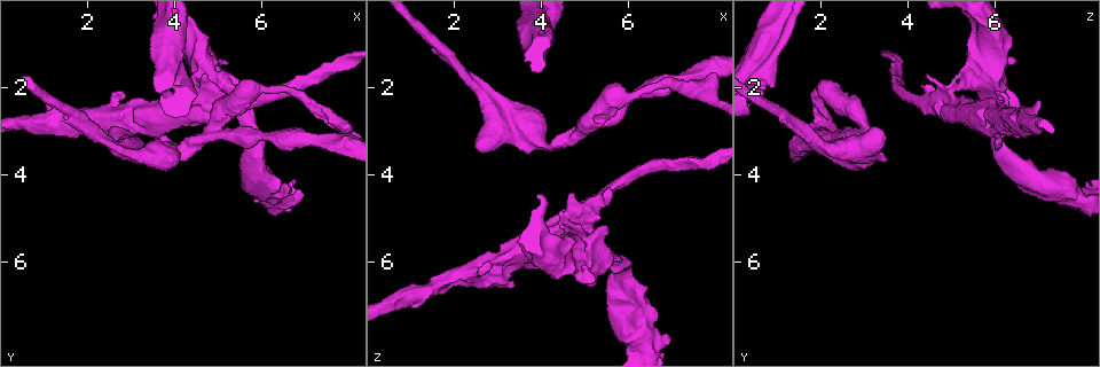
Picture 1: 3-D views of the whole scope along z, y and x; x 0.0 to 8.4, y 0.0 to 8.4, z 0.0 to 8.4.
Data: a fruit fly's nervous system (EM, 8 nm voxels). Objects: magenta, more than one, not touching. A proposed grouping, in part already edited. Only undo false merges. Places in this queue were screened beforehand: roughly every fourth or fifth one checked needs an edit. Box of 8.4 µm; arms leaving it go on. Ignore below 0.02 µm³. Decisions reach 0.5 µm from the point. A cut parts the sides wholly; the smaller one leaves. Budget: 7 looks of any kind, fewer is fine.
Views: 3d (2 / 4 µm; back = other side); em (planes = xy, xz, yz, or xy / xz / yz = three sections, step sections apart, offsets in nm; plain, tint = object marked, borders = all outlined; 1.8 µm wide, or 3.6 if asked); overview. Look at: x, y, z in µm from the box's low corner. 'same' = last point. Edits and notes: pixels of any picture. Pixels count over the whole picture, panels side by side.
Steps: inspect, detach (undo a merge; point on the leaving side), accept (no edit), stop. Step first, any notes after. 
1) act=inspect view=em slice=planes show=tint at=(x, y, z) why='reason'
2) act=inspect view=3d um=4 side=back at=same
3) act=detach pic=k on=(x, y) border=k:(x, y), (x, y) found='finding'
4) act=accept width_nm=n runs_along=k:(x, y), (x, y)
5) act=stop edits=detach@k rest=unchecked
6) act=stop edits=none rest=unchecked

act=inspect view=em slice=xz step=8 show=tint at=(7.35, 2.45, 2.00) why='closes a loop'

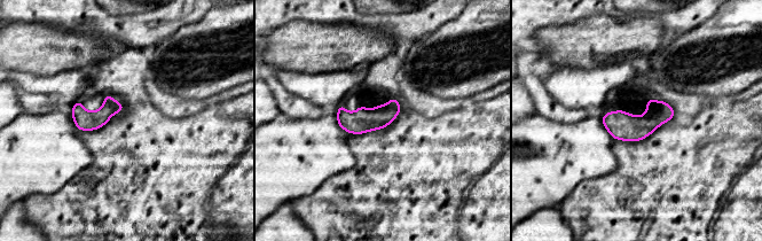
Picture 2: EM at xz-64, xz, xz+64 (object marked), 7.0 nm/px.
act=inspect view=em slice=planes show=borders at=same why='another direction'

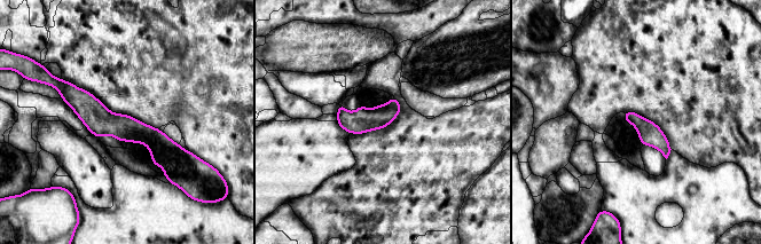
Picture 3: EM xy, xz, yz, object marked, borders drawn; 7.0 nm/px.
act=accept width_nm=160 runs_along=3:(67, 86), (102, 122), (185, 155) found='continuous, no second neuron'

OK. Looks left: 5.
act=inspect view=em um=3.6 slice=planes show=tint at=(4.10, 1.75, 0.65) why='sharp bend'

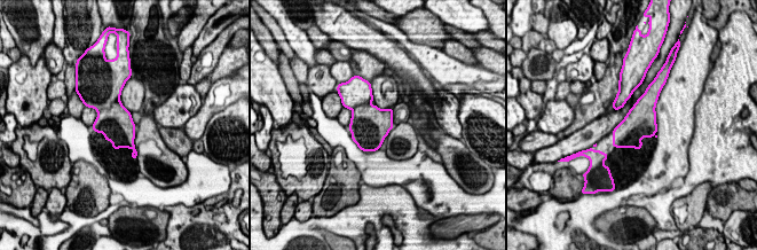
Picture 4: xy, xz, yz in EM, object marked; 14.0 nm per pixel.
act=detach pic=4 on=(116, 123) border=4:(119, 98), (108, 108), (97, 111) found='a second neuron is stuck on'

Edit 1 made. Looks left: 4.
act=inspect view=overview

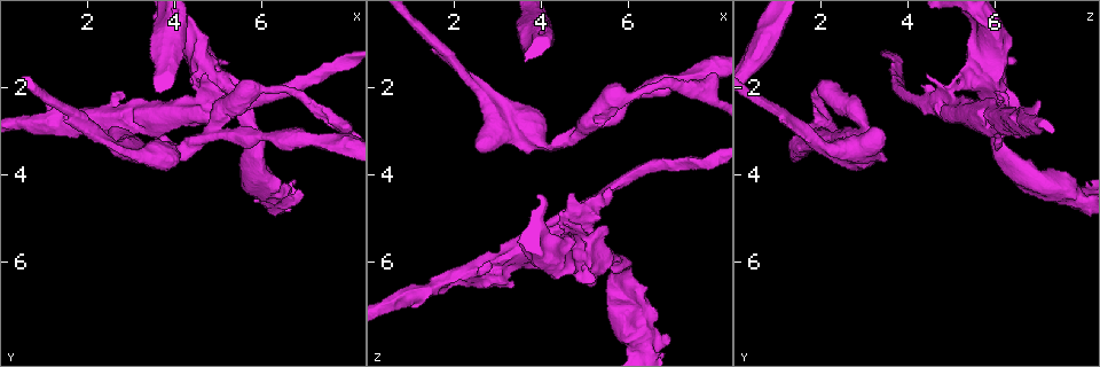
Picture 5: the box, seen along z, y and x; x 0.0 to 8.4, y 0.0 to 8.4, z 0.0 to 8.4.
act=inspect view=em slice=planes show=tint at=(6.40, 4.55, 7.85) why='thin arm on a thick one'

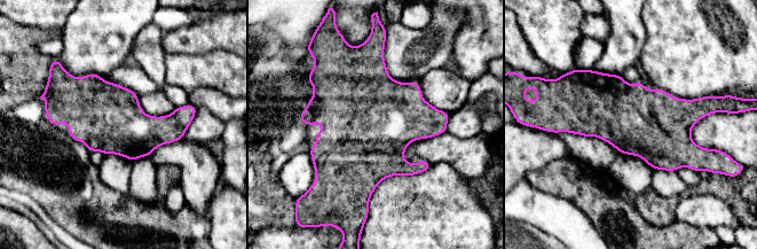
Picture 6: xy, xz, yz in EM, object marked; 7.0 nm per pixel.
act=accept found='one neuron here'

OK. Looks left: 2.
act=stop edits=detach@4 rest=unchecked

